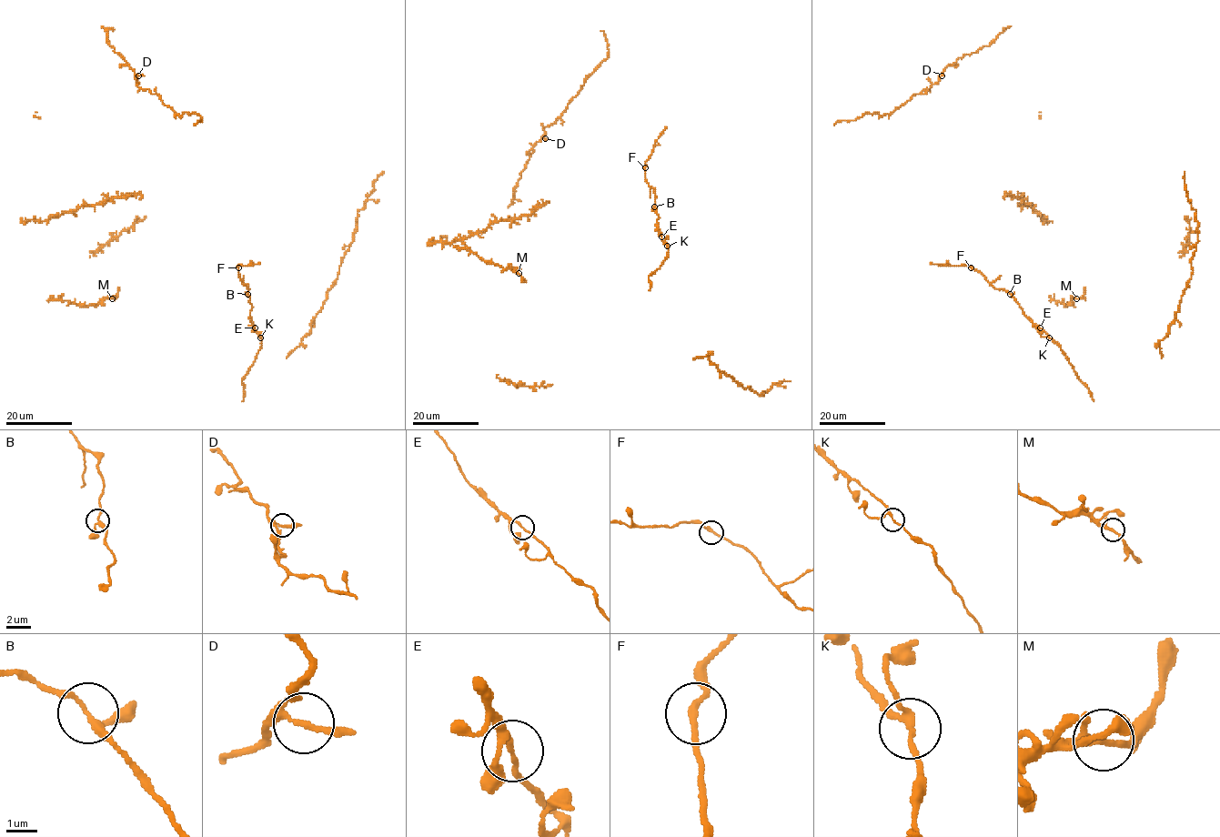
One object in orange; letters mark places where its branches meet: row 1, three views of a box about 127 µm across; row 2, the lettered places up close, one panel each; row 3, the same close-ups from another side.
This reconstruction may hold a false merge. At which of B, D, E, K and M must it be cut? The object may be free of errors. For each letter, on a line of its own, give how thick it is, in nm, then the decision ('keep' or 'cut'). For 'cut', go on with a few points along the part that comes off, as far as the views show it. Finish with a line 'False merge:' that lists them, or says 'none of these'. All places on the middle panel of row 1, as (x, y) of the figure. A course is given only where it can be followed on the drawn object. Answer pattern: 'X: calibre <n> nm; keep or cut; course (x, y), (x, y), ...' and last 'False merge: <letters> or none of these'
B: calibre 190 nm; keep
D: calibre 160 nm; keep
E: calibre 160 nm; keep
K: calibre 180 nm; keep
M: calibre 190 nm; keep
False merge: none of these

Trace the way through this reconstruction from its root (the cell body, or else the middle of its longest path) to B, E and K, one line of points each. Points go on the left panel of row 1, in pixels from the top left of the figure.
B: (237, 266), (239, 279), (248, 289), (247, 293)
E: (237, 266), (239, 279), (248, 289), (252, 307), (250, 320), (255, 327)
K: (237, 266), (239, 279), (248, 289), (252, 307), (250, 320), (260, 337)

